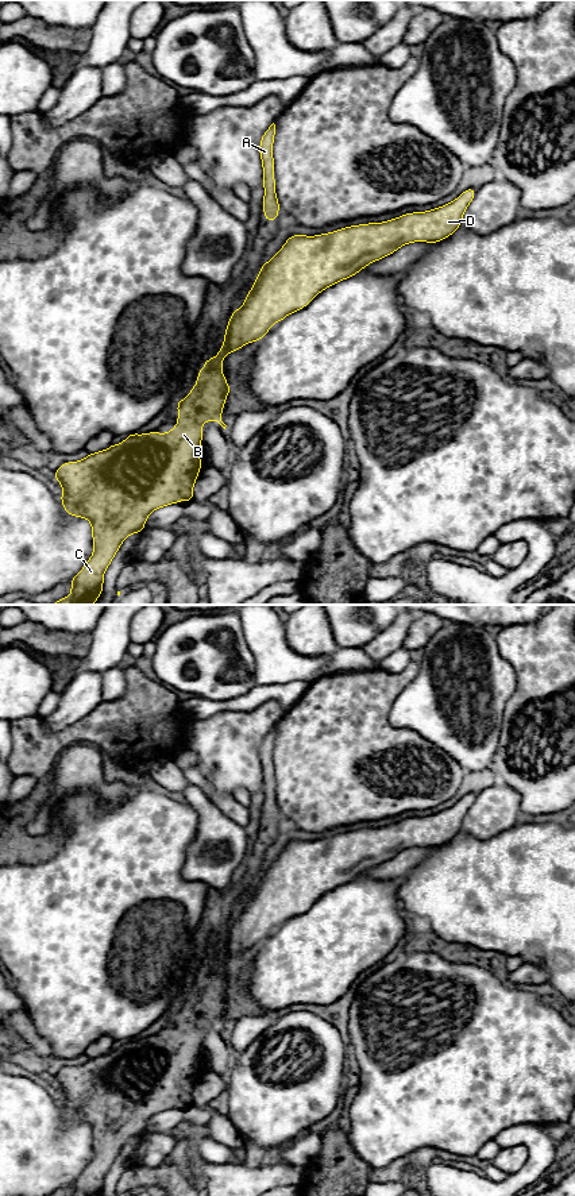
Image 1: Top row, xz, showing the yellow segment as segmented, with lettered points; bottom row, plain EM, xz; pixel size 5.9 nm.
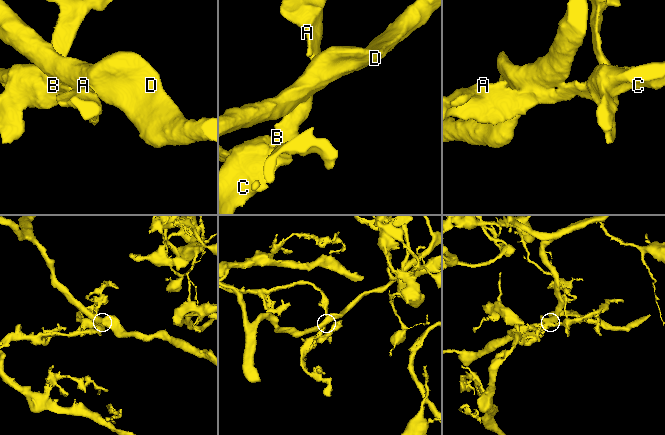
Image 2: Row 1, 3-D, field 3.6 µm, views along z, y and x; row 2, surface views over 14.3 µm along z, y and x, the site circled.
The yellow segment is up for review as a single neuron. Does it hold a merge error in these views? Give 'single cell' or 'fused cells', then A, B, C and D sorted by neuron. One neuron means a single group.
fused cells; A B C / D

